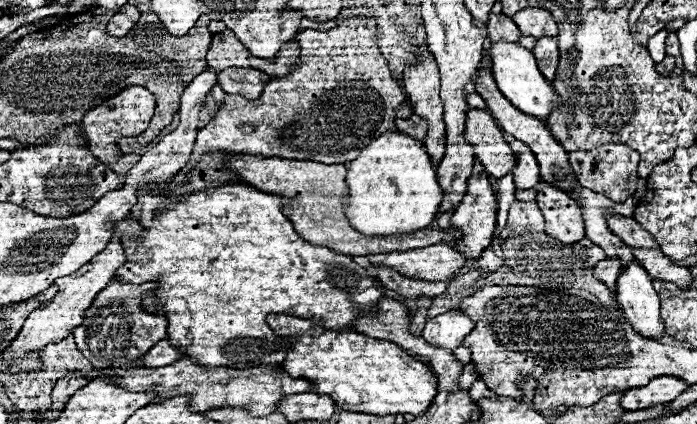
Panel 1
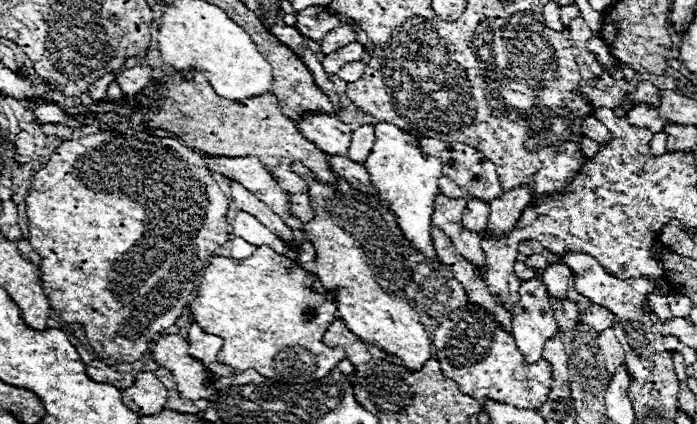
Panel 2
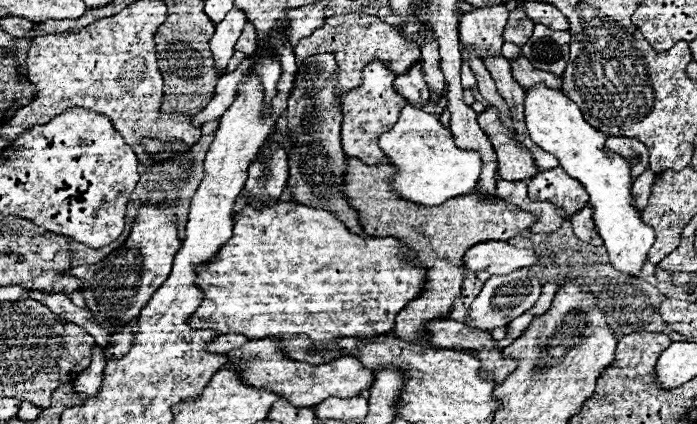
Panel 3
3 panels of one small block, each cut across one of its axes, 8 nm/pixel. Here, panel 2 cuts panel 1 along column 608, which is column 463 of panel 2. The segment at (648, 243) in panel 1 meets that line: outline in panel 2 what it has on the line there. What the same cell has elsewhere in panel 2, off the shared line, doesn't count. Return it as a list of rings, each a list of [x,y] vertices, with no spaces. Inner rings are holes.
[[[470,200],[464,208],[464,218],[462,218],[462,226],[466,230],[472,230],[476,234],[482,234],[486,224],[488,224],[488,204],[480,202],[480,200]]]

